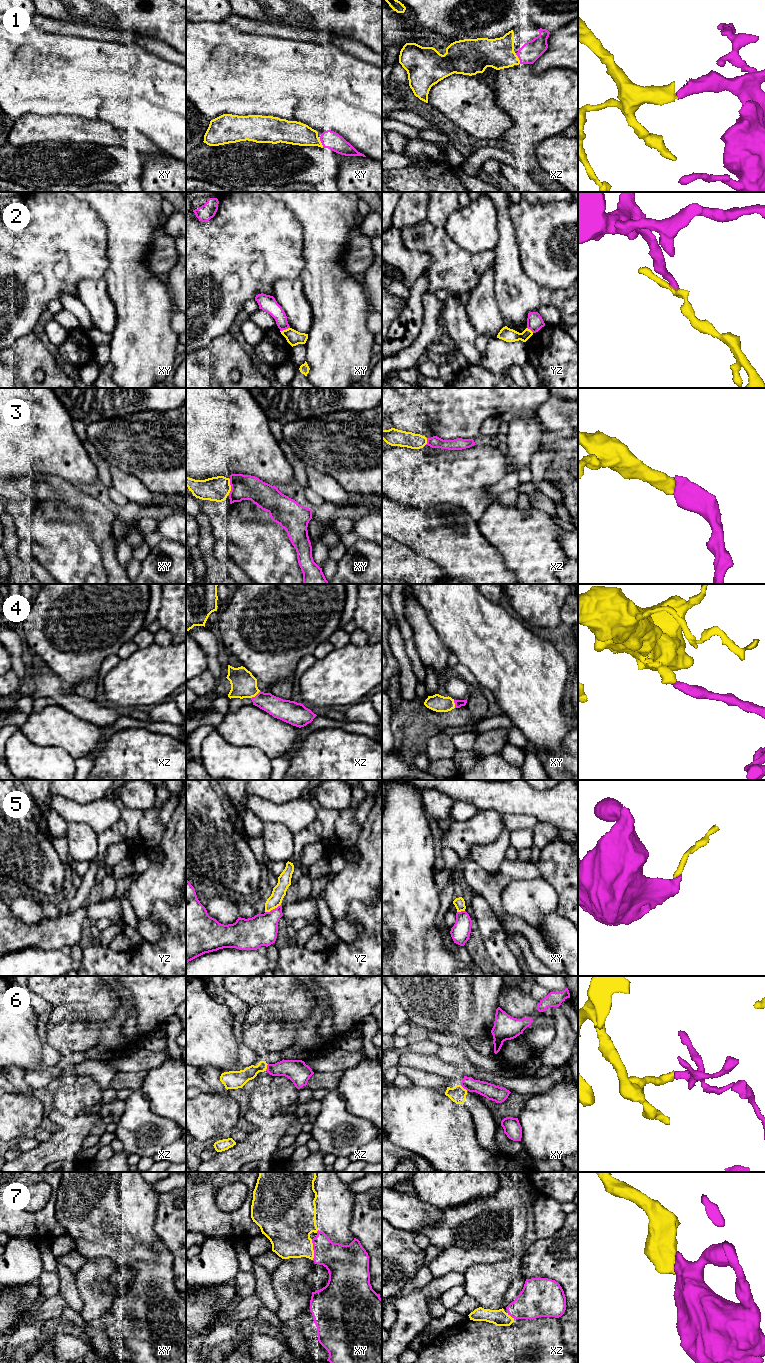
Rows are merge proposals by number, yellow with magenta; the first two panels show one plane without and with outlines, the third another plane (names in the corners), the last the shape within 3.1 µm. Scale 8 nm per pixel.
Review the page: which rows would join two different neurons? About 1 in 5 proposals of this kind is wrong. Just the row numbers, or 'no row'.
2, 5, 6

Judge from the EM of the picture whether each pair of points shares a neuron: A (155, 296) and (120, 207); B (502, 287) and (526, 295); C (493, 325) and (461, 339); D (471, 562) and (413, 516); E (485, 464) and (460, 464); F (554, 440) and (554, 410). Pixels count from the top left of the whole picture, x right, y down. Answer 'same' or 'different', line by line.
A: same
B: same
C: different
D: same
E: same
F: different

